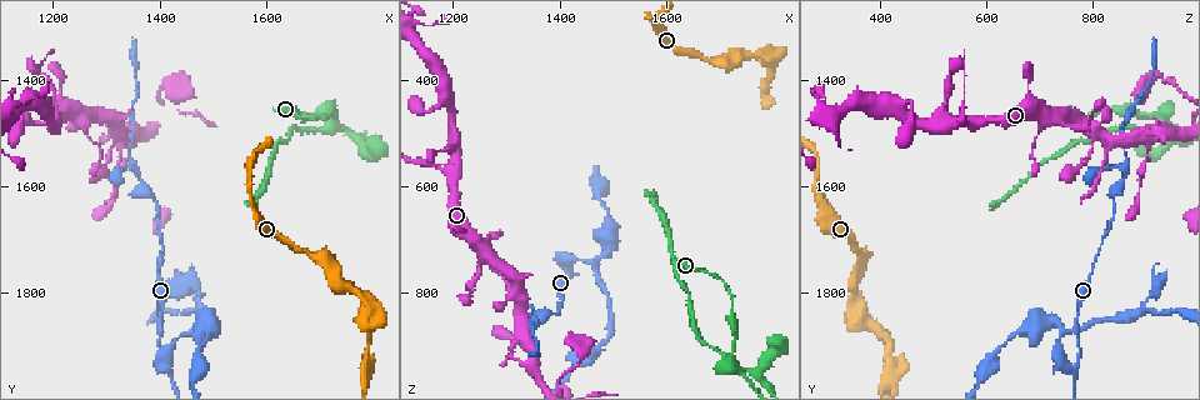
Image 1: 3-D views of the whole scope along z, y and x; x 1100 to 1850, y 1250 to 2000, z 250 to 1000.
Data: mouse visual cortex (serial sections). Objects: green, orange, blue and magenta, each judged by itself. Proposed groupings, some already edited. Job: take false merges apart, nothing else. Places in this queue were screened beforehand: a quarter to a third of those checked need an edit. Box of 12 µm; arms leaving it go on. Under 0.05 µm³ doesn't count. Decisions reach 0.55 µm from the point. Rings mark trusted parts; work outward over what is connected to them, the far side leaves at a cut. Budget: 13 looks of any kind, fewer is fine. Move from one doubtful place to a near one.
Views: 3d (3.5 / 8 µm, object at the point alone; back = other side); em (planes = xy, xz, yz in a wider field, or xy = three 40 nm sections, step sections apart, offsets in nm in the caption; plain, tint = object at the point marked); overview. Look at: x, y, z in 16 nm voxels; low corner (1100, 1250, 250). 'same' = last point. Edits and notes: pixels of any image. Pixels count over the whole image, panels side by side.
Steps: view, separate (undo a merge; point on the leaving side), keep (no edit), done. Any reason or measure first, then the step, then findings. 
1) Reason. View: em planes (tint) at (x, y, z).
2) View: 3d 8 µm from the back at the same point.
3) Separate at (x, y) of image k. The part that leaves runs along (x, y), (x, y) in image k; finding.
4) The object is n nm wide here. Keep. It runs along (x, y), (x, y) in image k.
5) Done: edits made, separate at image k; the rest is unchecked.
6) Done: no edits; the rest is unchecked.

Narrows sharply. View: 3d 3.5 µm at (1360, 1565, 860).

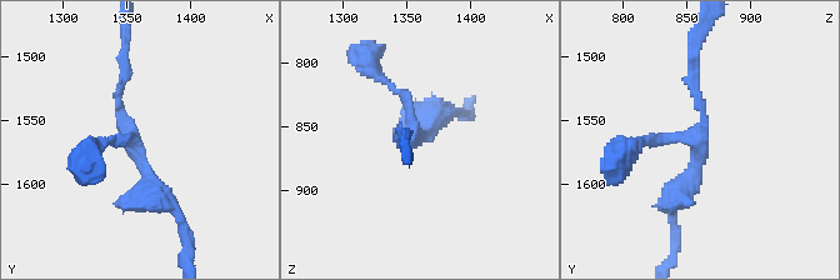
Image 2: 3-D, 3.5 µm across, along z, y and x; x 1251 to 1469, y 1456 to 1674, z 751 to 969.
Shape alone is not enough. View: em xy step 3 (tint) at (1352, 1572, 860).

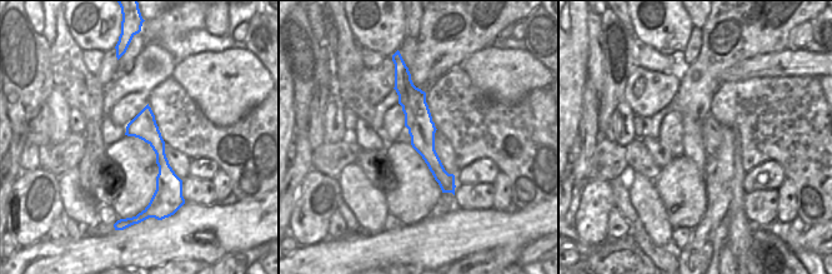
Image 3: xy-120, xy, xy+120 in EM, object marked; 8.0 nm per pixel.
The arms are 100, 150, 300 nm wide. Keep. It runs along (170, 206), (120, 123), (124, 69) in image 2; continuous, no second cell.

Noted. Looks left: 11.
Side arm on a straight run. View: 3d 3.5 µm at (1200, 1485, 590).

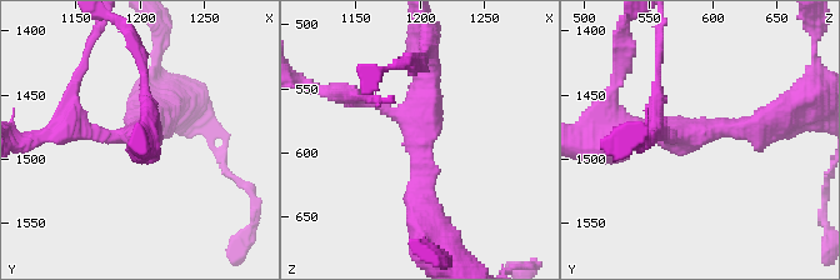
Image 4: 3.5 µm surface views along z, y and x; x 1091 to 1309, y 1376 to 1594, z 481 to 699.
3 arms meet here; the arms are 150, 300, 350 nm wide; now the EM. View: em xy step 2 (tint) at (1202, 1480, 584).

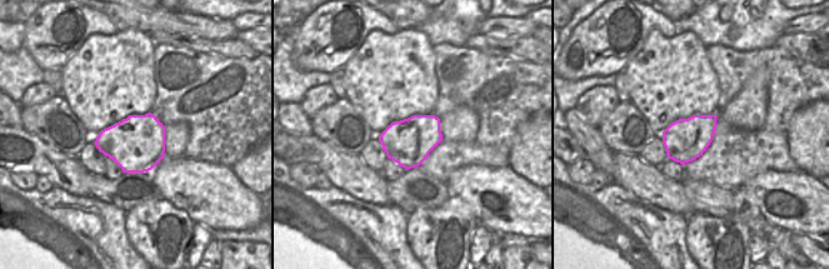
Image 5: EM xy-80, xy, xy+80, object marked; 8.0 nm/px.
Keep. It runs along (771, 121), (611, 144) in image 4; all the same cell.

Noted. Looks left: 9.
Four or more arms meet. View: 3d 8 µm at (1720, 1480, 925).

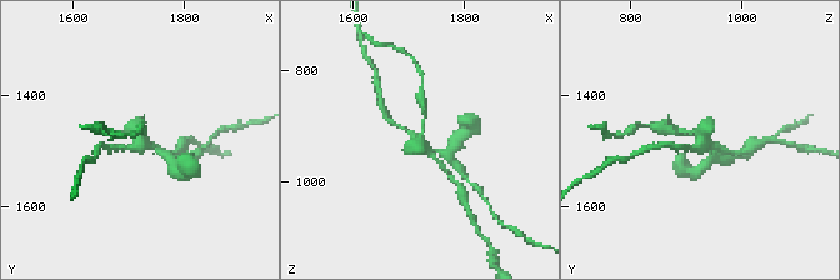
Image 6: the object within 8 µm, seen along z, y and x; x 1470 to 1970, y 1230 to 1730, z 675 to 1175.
View: 3d 3.5 µm at (1720, 1490, 930).

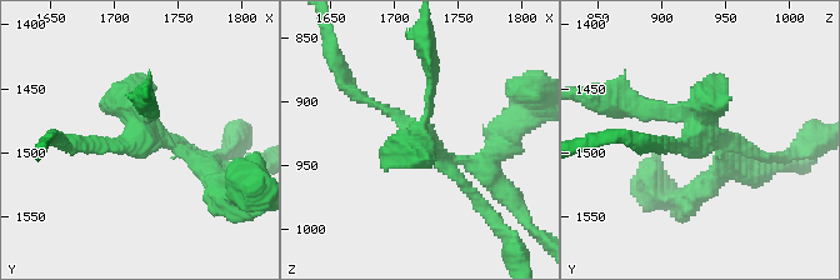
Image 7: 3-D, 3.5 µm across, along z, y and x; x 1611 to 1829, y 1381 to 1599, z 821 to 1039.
View: em xy step 5 (tint) at (1718, 1484, 926).

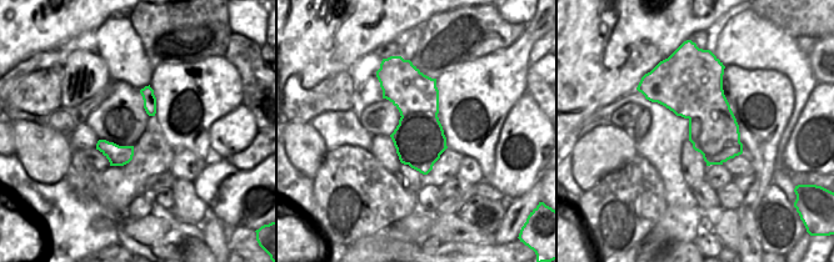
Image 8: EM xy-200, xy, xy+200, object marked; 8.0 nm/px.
Separate at (484, 210) of image 7. Two cells meet here.

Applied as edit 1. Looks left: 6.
Redraw. View: overview.

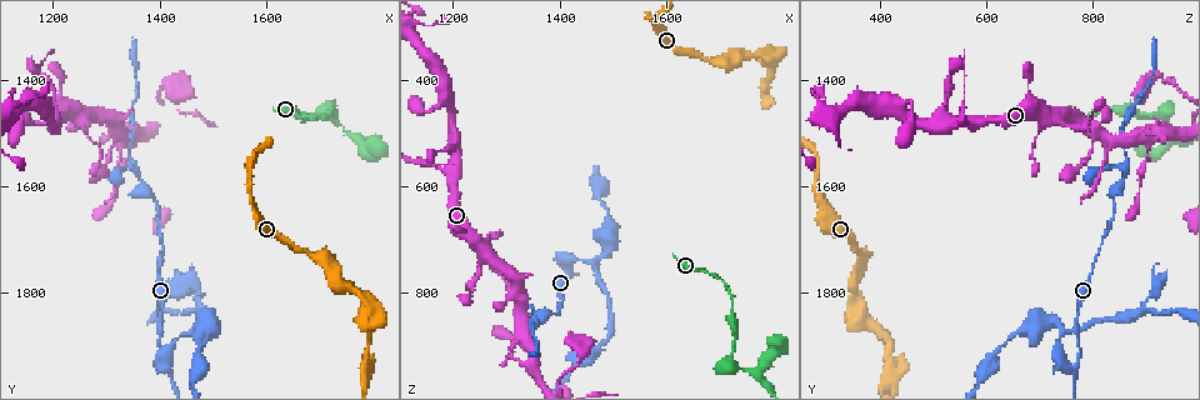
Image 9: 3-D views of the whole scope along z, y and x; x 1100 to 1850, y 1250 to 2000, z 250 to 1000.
Two arms at a narrow angle. View: 3d 3.5 µm at (1790, 1945, 425).

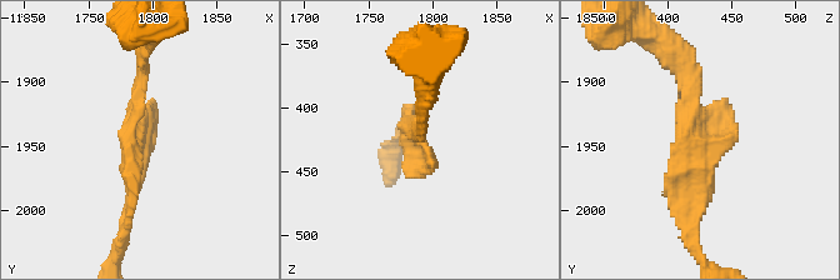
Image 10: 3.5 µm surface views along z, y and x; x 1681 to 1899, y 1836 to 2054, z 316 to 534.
Need the tissue. View: em xy step 3 (tint) at (1786, 1946, 422).

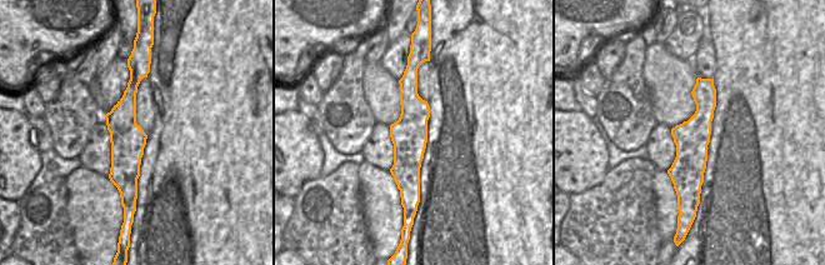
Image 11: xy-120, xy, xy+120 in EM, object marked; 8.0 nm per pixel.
View: em xy step 1 (tint) at the same point.

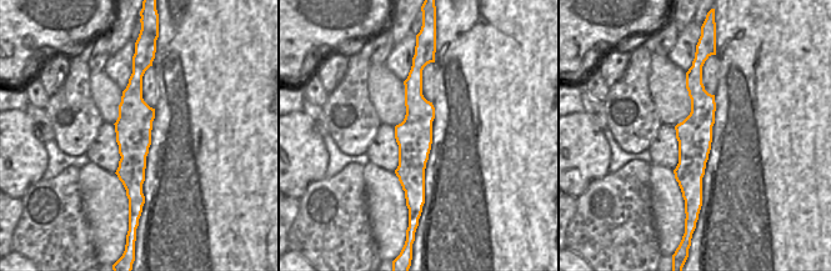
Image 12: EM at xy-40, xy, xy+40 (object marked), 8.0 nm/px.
Keep. It runs along (143, 68), (133, 94), (131, 197) in image 12; all the same cell.

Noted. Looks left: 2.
View: 3d 3.5 µm at (1420, 1940, 765).

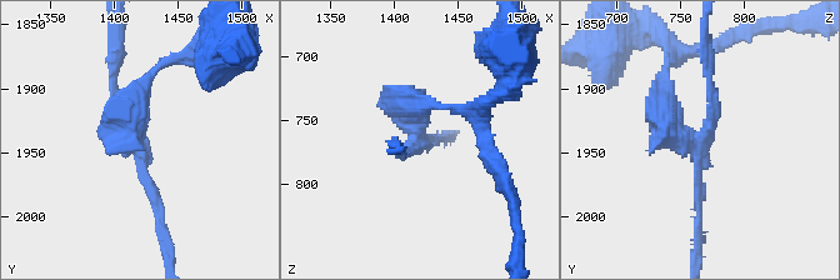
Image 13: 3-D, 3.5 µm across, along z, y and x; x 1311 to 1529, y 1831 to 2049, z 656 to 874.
View: em xy step 5 (tint) at (1416, 1936, 764).

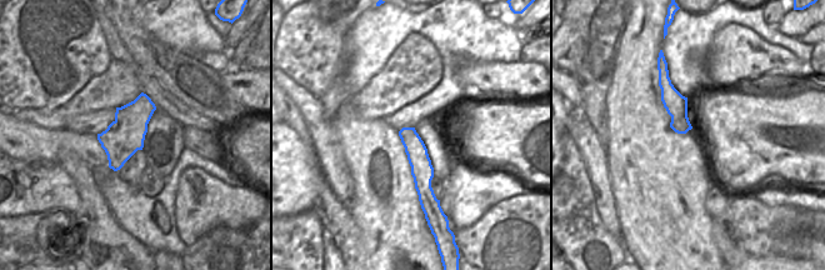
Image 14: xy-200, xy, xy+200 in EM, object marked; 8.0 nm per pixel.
Separate at (116, 133) of image 13. The part that leaves runs along (135, 138), (139, 88), (181, 56) in image 13; a second cell is stuck on.

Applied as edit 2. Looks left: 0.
Done: edits made, separate at image 7, separate at image 13; the rest is unchecked.

